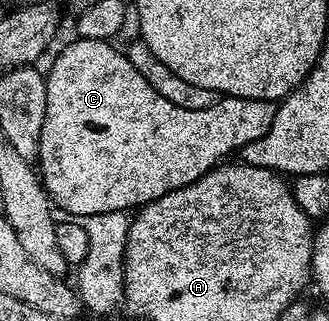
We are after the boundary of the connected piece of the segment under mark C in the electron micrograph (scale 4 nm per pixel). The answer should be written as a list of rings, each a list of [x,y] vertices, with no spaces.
[[[76,37],[75,42],[71,42],[55,58],[55,63],[51,66],[51,71],[46,71],[45,81],[47,84],[47,107],[45,108],[45,122],[41,128],[39,136],[39,157],[37,159],[37,173],[47,190],[47,197],[51,199],[56,207],[64,210],[64,215],[78,216],[80,219],[88,218],[94,214],[104,214],[105,212],[134,211],[140,206],[147,206],[153,200],[173,192],[177,188],[185,188],[189,184],[196,182],[201,176],[205,176],[214,170],[216,166],[224,161],[226,154],[242,151],[250,141],[259,141],[265,132],[269,132],[271,121],[275,115],[276,103],[265,100],[253,100],[252,98],[229,98],[220,97],[209,108],[177,108],[170,100],[165,100],[165,96],[157,96],[157,91],[149,85],[149,80],[129,64],[126,53],[119,50],[110,41],[89,40],[88,38]]]

